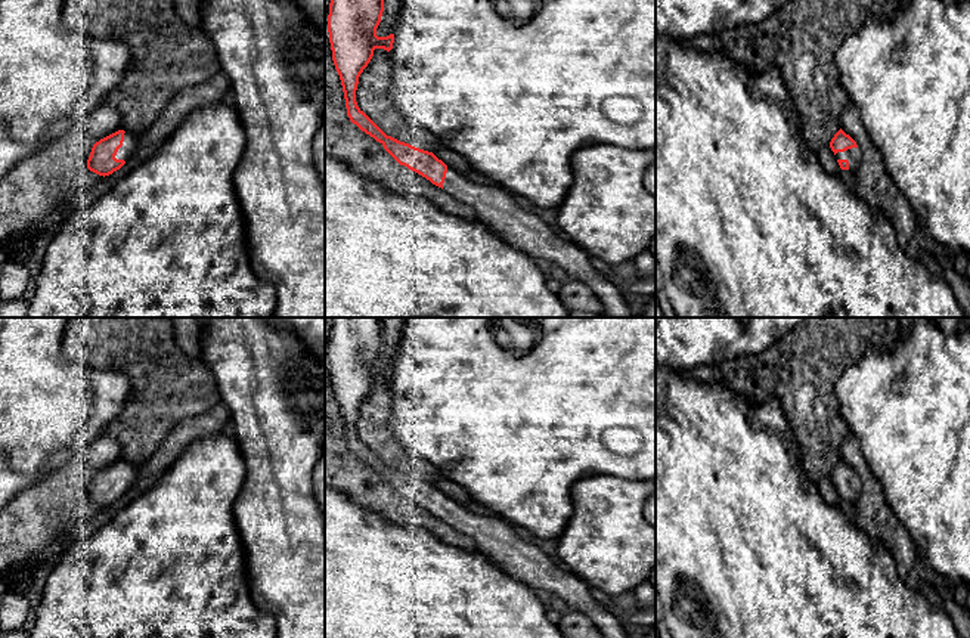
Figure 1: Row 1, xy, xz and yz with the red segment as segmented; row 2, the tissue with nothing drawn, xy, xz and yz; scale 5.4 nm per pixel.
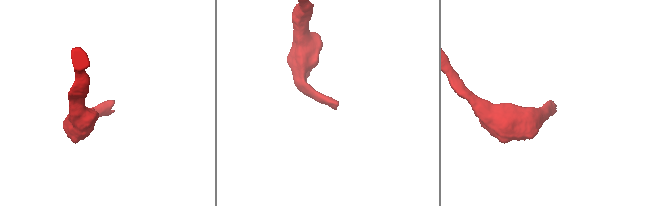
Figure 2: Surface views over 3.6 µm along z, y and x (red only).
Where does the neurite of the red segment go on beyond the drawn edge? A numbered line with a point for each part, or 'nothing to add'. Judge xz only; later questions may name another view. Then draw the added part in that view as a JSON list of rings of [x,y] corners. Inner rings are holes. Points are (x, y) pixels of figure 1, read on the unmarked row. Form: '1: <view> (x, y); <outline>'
1: xz (496, 539); [[[447,498],[443,521],[472,538],[480,551],[514,579],[532,589],[546,589],[563,598],[574,611],[588,616],[602,638],[627,638],[623,622],[592,598],[586,582],[564,572],[557,560],[521,539],[502,518],[477,515]]]

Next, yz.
1: yz (854, 486); [[[852,478],[845,483],[837,483],[836,484],[837,490],[847,490],[849,492],[849,501],[855,502],[858,496],[861,495],[862,490],[862,483],[859,478]]]

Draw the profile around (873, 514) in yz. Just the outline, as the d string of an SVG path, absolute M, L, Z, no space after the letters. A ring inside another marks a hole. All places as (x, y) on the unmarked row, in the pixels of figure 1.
M852 434L842 446L842 461L849 465L862 483L855 504L855 524L871 539L880 541L896 563L901 577L907 577L918 557L912 538L889 507L883 486L870 471Z

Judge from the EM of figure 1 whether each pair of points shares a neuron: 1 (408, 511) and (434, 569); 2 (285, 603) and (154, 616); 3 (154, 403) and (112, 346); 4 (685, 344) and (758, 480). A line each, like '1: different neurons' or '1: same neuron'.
1: different neurons
2: different neurons
3: same neuron
4: different neurons

